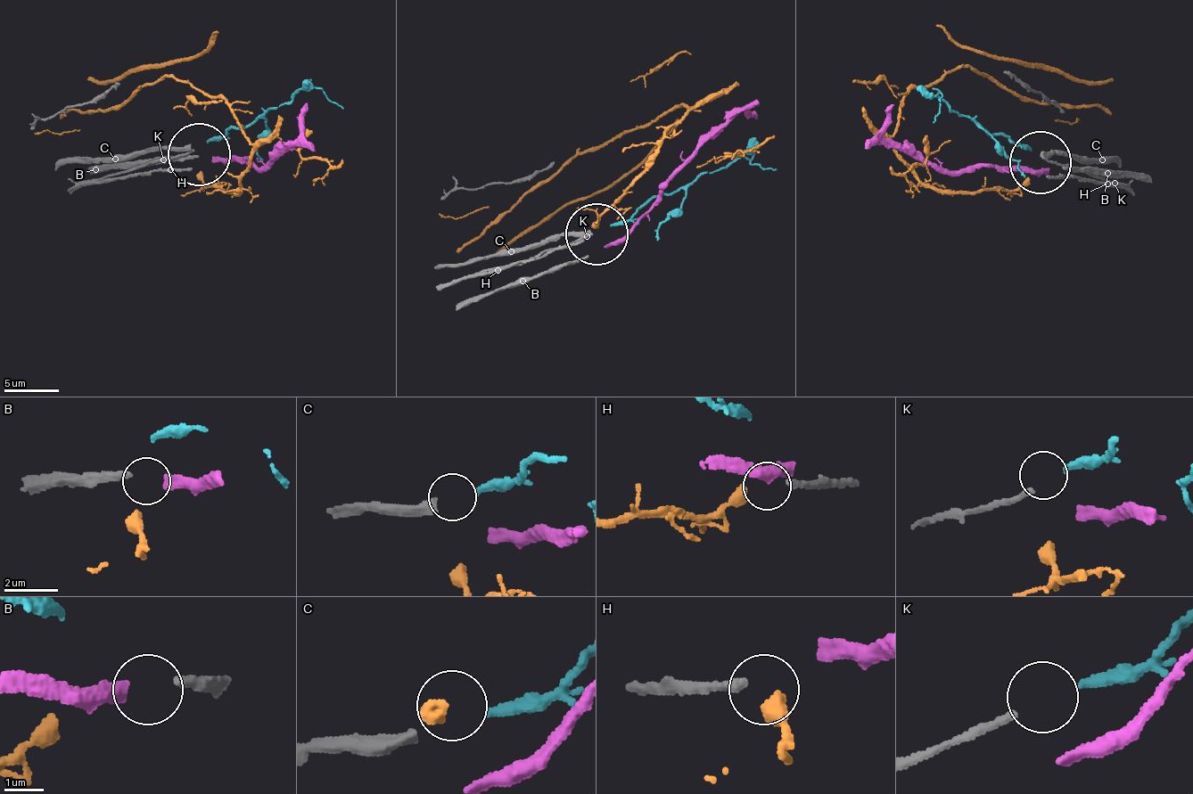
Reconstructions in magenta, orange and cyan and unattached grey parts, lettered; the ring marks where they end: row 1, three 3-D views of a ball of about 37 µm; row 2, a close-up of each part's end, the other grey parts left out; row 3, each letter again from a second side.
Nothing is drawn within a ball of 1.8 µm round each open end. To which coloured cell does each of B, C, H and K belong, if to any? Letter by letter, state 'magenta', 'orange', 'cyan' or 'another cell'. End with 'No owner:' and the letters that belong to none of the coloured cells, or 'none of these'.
B: magenta
C: another cell
H: orange
K: cyan
No owner: C

